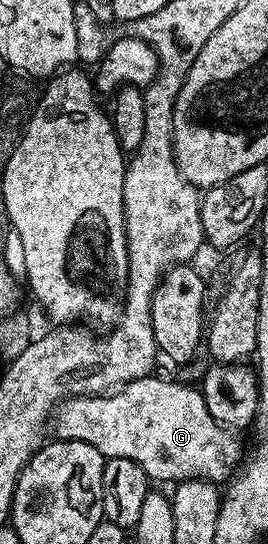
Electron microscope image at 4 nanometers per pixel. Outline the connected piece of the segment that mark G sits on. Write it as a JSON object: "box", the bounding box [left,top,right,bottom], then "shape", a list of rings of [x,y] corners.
{"box":[53,378,245,485],"shape":[[[155,378],[138,379],[110,393],[77,395],[64,399],[53,415],[53,427],[55,423],[56,431],[54,434],[60,439],[85,441],[93,445],[103,454],[104,460],[137,461],[137,465],[145,469],[147,478],[151,481],[164,479],[168,485],[174,485],[185,479],[208,479],[210,483],[219,485],[230,480],[236,474],[245,455],[245,447],[239,444],[239,439],[235,436],[238,434],[234,430],[222,427],[211,416],[203,400],[202,390],[186,382],[174,383],[171,379]]]}

